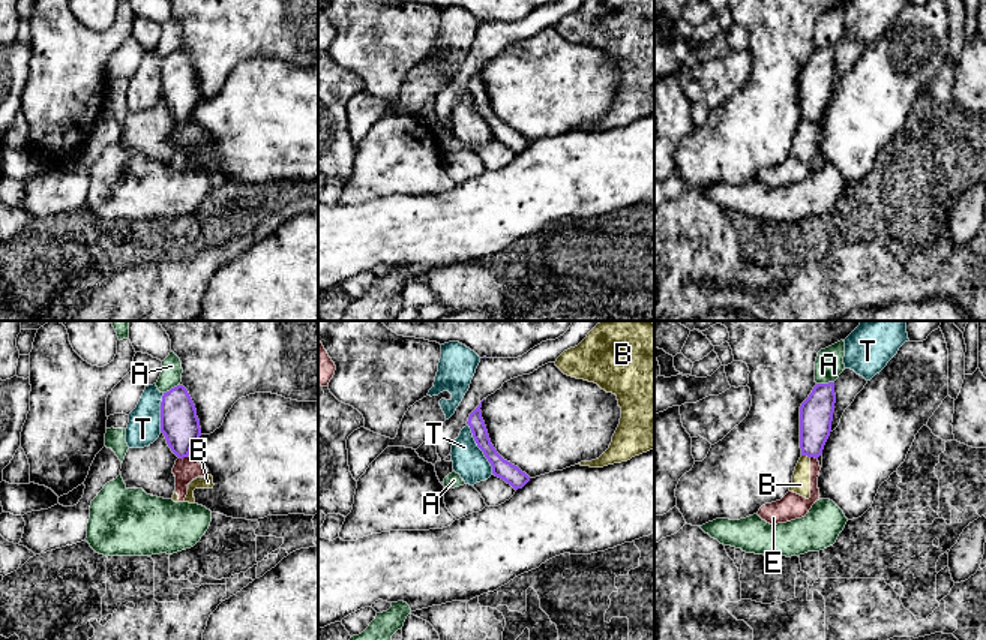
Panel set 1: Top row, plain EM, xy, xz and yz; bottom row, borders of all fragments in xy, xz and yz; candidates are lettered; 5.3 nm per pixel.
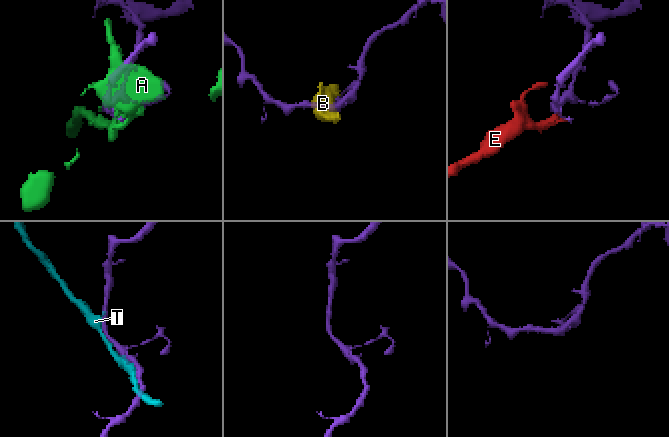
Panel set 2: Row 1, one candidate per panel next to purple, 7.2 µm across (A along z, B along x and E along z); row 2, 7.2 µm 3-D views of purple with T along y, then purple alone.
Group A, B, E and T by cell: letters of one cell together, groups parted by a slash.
A / B E / T

